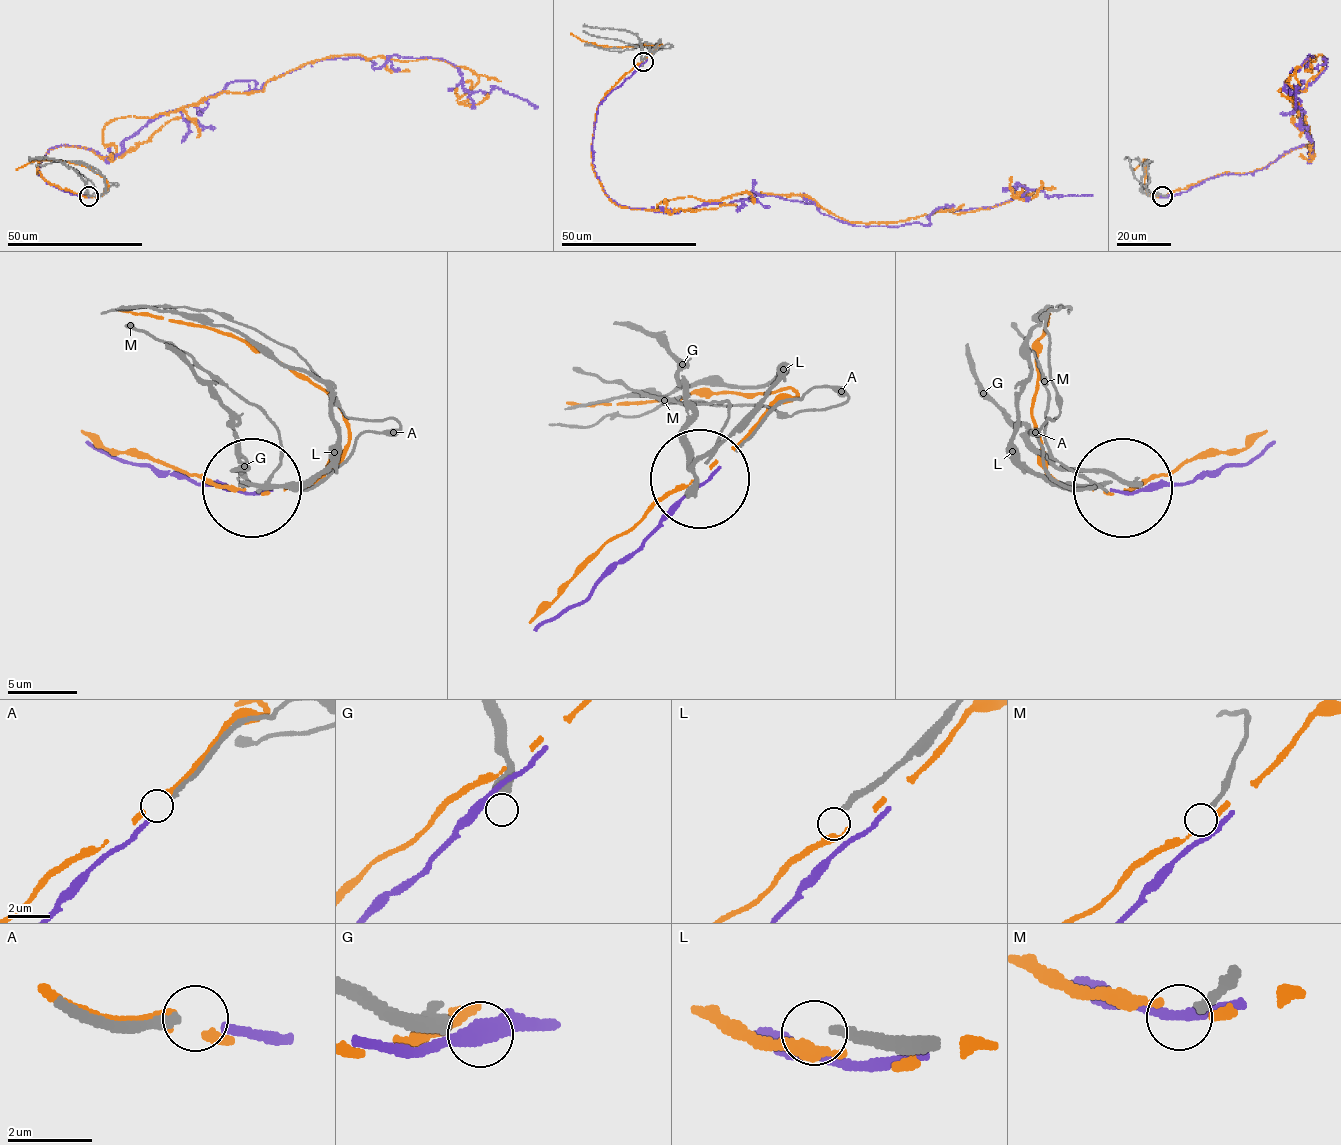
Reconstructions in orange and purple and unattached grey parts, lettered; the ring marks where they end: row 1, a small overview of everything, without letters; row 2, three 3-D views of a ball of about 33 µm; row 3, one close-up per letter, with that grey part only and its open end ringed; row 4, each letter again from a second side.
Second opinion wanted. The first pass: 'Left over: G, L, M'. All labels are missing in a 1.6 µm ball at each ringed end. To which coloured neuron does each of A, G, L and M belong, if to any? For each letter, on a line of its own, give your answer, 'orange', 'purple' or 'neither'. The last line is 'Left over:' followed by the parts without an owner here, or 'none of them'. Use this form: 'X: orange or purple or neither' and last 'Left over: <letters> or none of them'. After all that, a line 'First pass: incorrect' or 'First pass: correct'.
A: purple
G: neither
L: neither
M: neither
Left over: G, L, M
First pass: correct

